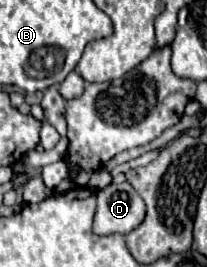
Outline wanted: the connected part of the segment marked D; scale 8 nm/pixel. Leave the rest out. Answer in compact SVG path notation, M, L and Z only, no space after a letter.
M110 184L96 192L98 208L94 216L94 234L128 234L138 228L146 216L146 204L128 184Z

